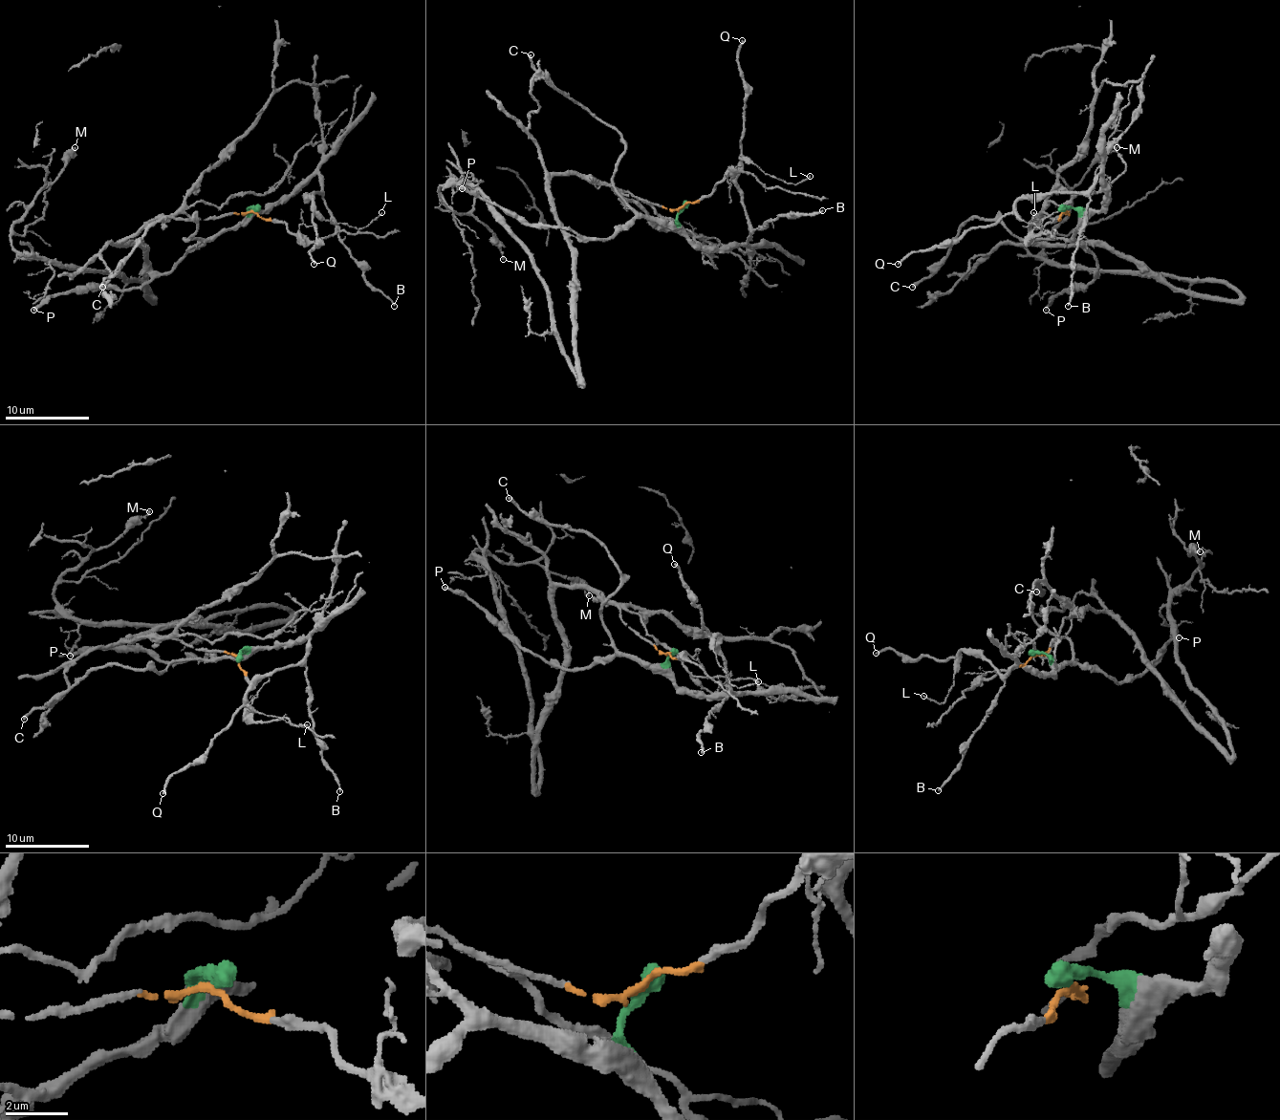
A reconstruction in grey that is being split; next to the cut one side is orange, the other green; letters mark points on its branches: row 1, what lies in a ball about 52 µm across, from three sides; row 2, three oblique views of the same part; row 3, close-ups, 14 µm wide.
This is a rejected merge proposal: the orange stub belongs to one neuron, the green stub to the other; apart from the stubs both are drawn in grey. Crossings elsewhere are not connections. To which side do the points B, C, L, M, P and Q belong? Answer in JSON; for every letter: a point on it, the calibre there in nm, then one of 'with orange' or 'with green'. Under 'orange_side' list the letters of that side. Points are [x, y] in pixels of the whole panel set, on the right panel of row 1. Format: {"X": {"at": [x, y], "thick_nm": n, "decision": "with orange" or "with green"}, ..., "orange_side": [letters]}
{"B": {"at": [1068, 306], "thick_nm": 170, "decision": "with green"}, "C": {"at": [912, 287], "thick_nm": 280, "decision": "with green"}, "L": {"at": [1033, 212], "thick_nm": 130, "decision": "with green"}, "M": {"at": [1117, 147], "thick_nm": 200, "decision": "with orange"}, "P": {"at": [1046, 310], "thick_nm": 280, "decision": "with green"}, "Q": {"at": [898, 264], "thick_nm": 200, "decision": "with green"}, "orange_side": ["M"]}

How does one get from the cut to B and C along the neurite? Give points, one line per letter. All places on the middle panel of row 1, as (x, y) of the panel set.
B: (682, 207), (678, 224), (694, 243), (726, 247), (745, 243), (750, 232), (778, 216), (817, 213), (822, 209)
C: (682, 207), (675, 220), (636, 211), (613, 180), (625, 148), (620, 136), (534, 67), (531, 54)

